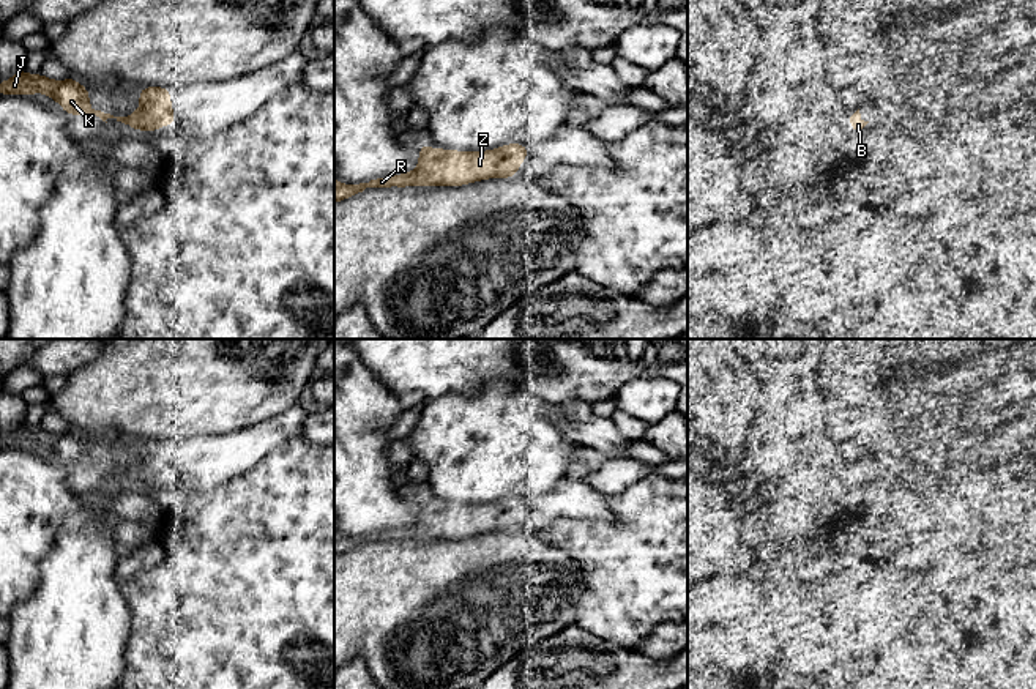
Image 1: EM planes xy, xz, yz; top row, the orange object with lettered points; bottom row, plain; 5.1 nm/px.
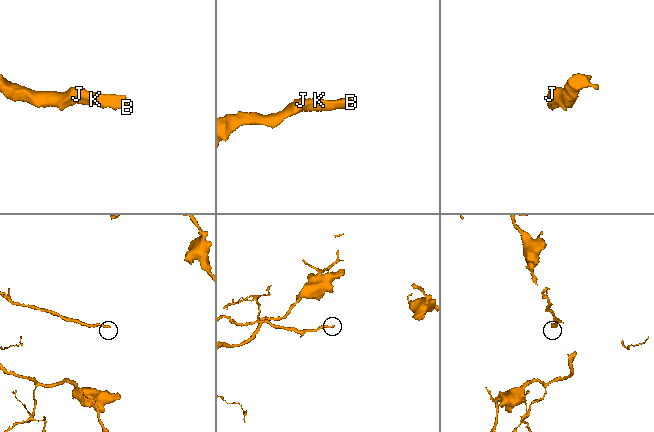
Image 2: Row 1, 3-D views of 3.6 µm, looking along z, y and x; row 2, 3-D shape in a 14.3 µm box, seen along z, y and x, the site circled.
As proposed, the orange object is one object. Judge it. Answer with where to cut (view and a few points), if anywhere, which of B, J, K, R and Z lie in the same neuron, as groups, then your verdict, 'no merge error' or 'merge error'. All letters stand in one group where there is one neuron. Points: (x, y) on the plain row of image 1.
cut none; groups B J K R Z; no merge error

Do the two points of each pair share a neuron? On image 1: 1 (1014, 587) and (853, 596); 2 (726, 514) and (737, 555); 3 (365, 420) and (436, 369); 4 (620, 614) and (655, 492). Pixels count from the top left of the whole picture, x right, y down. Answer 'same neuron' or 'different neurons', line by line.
1: different neurons
2: different neurons
3: different neurons
4: same neuron

